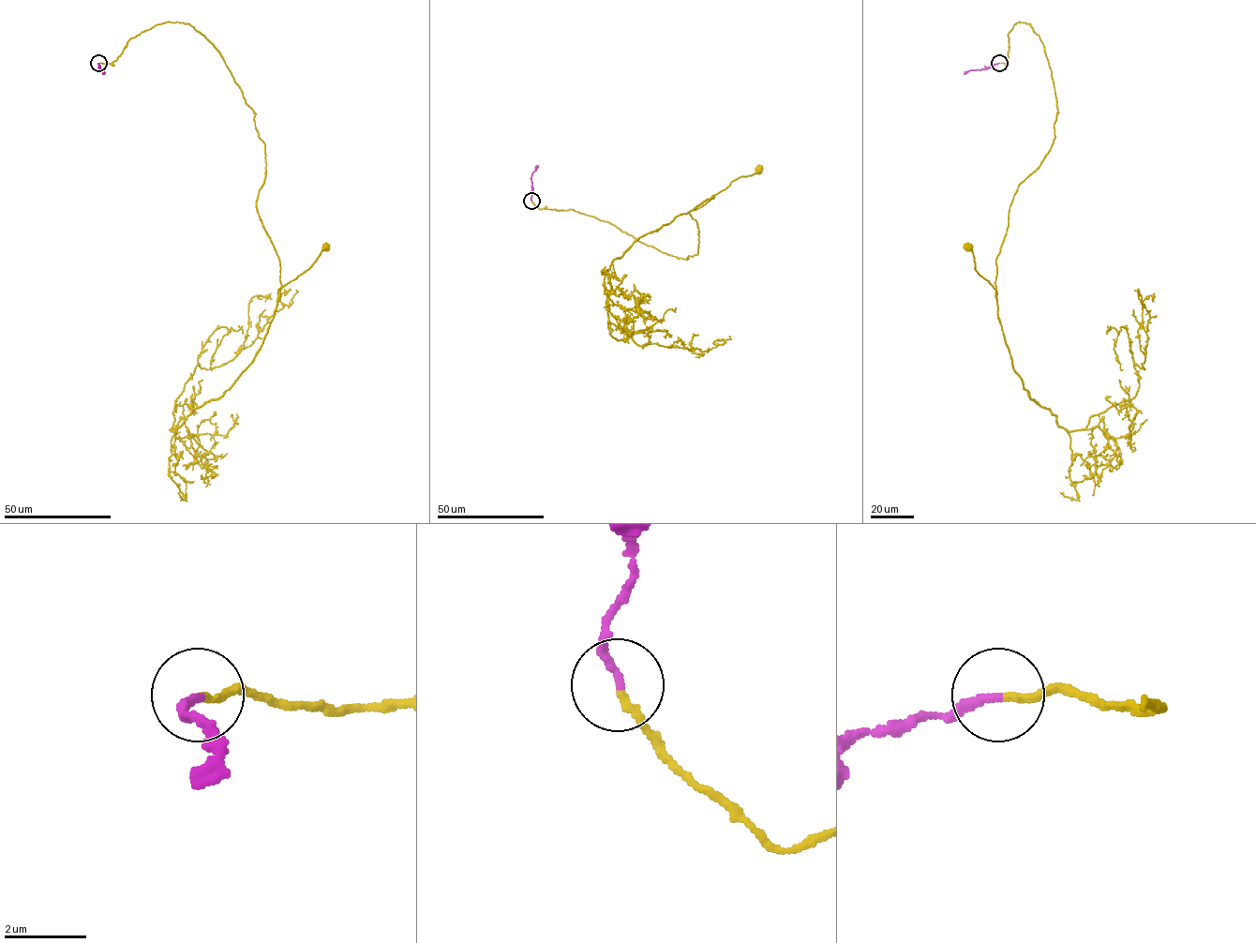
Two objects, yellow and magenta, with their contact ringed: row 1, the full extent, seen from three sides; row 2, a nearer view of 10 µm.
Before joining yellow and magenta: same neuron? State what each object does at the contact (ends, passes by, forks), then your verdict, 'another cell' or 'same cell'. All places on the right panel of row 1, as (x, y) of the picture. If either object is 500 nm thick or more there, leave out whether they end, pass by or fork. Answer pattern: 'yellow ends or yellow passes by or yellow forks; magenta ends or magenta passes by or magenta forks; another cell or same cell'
yellow ends; magenta ends; same cell

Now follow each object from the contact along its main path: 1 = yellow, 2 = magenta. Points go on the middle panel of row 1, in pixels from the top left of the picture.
1: (531, 201), (539, 209), (594, 217), (687, 259), (697, 253), (698, 242), (689, 211), (759, 170)
2: (531, 201), (531, 175), (538, 165)

